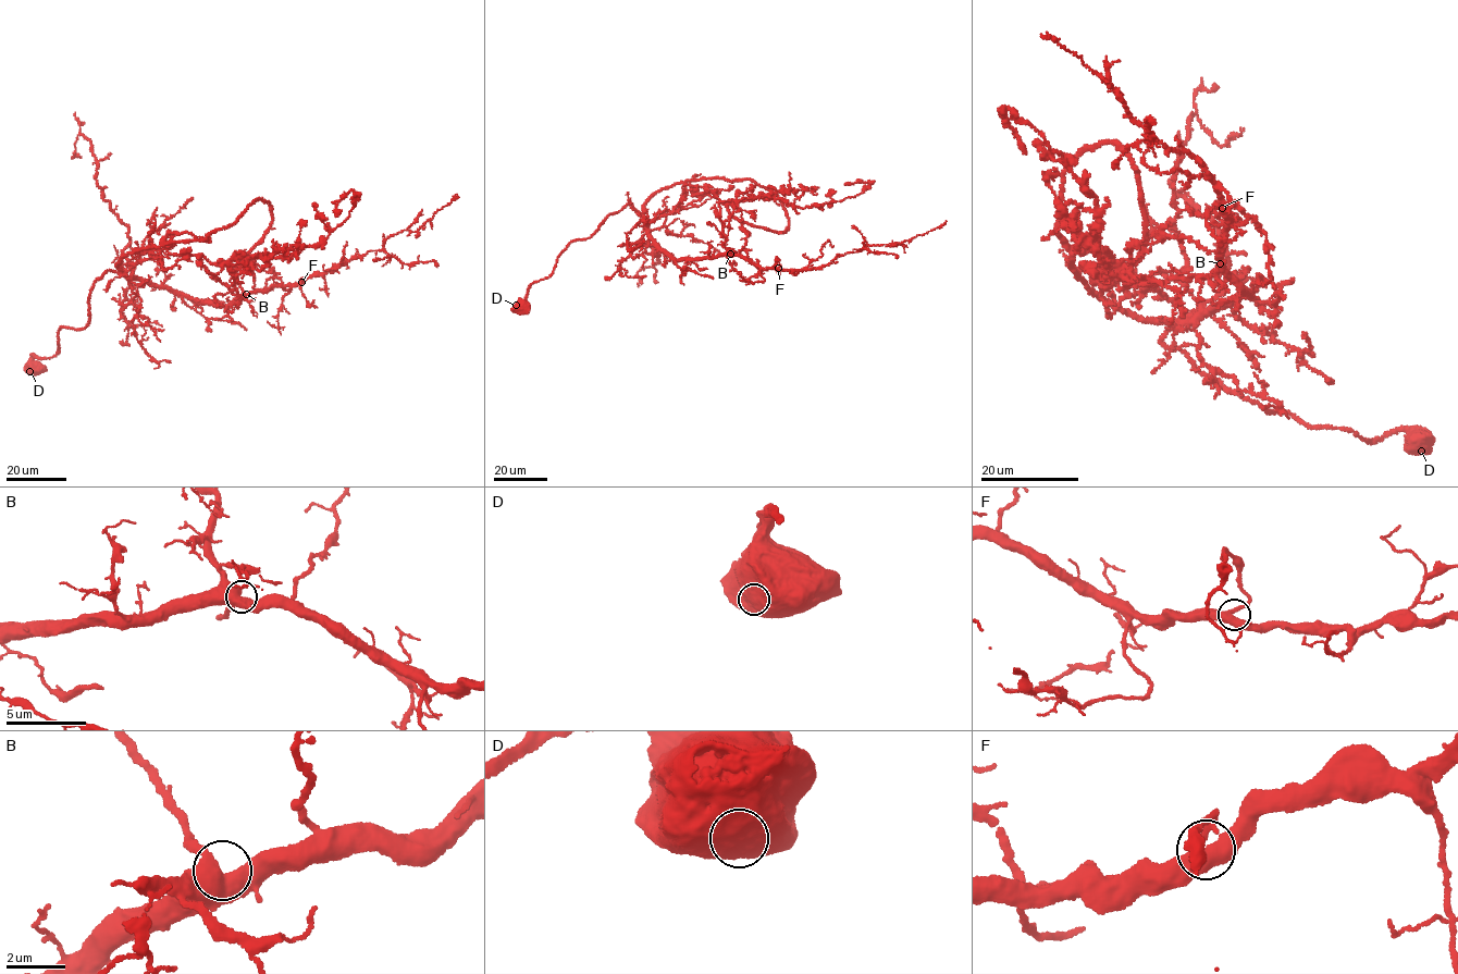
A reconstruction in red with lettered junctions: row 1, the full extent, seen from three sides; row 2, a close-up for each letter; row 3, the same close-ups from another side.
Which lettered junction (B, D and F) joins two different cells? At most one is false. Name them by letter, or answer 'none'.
none

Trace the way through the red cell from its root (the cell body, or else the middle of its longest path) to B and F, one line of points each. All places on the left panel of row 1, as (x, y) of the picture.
B: (34, 368), (32, 354), (56, 356), (62, 327), (86, 327), (91, 290), (109, 271), (218, 305), (246, 294)
F: (34, 368), (32, 354), (56, 356), (62, 327), (86, 327), (91, 290), (109, 271), (224, 305), (301, 282)

